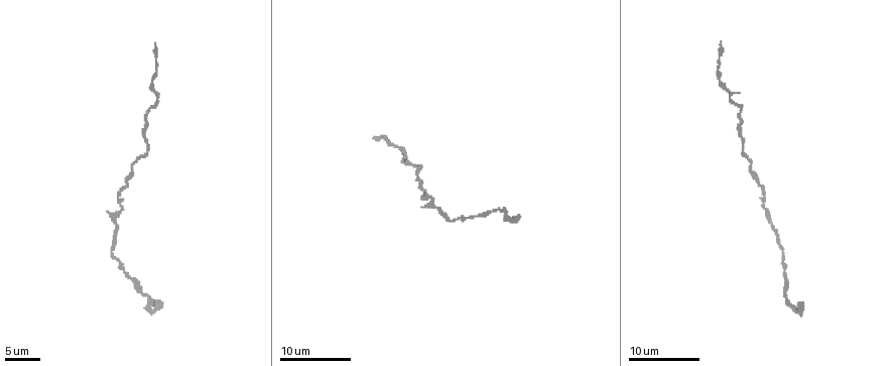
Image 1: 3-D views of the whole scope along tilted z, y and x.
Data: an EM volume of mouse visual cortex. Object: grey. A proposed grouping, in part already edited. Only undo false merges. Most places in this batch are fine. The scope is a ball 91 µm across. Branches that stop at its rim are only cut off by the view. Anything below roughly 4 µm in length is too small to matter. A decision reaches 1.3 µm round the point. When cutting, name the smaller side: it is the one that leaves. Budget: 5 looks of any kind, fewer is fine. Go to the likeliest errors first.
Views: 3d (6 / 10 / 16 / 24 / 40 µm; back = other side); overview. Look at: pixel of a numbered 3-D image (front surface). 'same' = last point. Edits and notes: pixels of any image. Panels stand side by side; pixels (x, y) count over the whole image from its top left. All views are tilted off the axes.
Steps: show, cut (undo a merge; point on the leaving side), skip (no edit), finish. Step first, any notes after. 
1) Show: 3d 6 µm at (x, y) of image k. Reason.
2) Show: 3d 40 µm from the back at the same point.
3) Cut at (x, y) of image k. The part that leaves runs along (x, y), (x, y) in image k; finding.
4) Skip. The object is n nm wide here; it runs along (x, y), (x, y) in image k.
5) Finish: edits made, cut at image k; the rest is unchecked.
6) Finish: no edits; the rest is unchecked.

Show: 3d 6 µm at (401, 148) of image 1. Thin neck.

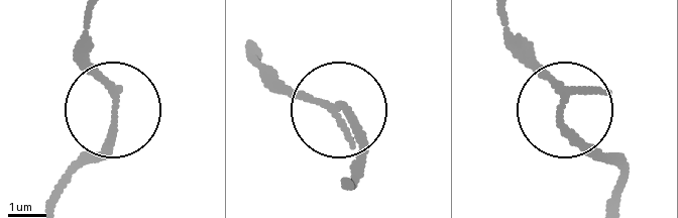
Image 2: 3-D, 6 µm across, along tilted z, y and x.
Skip. 3 arms meet here; it runs along (349, 185), (359, 134), (349, 114), (267, 77) in image 2; one neuron here.

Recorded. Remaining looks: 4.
Show: 3d 6 µm at (150, 309) of image 1. Calibre changes.

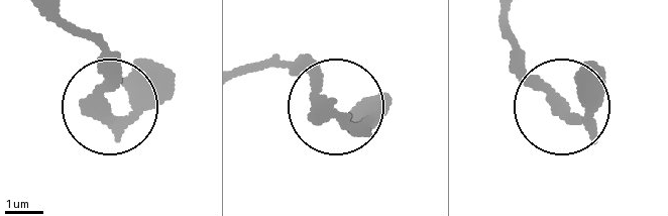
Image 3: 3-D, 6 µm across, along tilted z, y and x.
Show: 3d 6 µm from the back at (570, 120) of image 3.

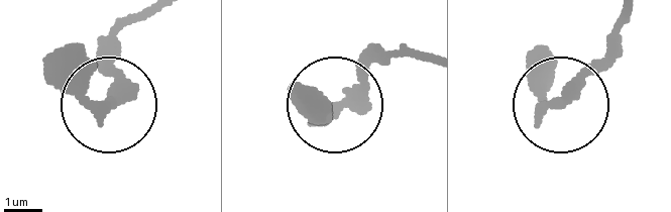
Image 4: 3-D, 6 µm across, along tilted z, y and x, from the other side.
Skip. It runs along (623, 11), (599, 67), (568, 102), (544, 97), (534, 52) in image 4; all the same neuron.

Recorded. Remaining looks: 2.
Show: 3d 10 µm at (133, 280) of image 1. Sudden change in width.

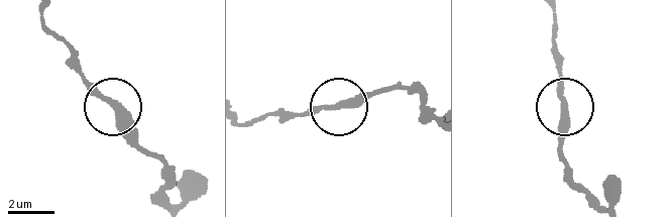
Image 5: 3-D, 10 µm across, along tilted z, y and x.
Skip. The object is 280 nm wide here; it runs along (41, 12), (45, 29), (106, 99), (119, 127), (148, 154) in image 5; continuous, no second neuron.

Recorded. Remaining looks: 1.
Finish: no edits; the rest is unchecked.

